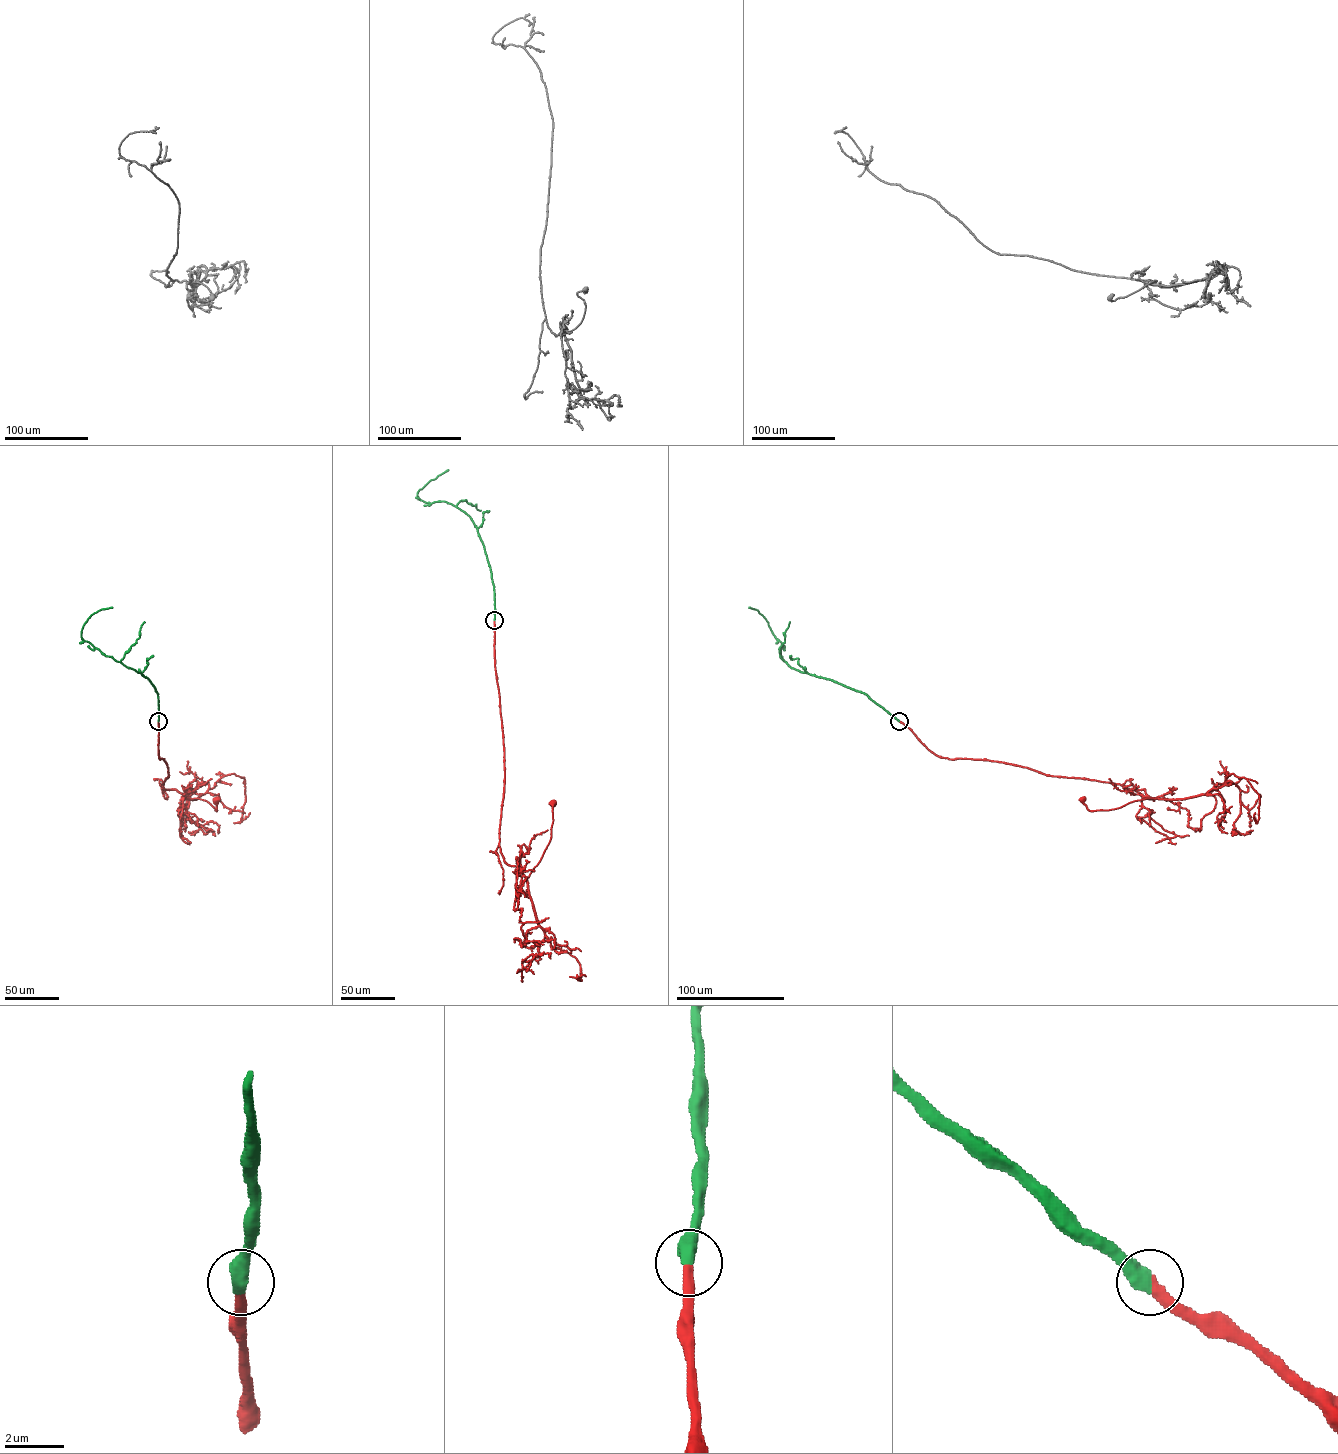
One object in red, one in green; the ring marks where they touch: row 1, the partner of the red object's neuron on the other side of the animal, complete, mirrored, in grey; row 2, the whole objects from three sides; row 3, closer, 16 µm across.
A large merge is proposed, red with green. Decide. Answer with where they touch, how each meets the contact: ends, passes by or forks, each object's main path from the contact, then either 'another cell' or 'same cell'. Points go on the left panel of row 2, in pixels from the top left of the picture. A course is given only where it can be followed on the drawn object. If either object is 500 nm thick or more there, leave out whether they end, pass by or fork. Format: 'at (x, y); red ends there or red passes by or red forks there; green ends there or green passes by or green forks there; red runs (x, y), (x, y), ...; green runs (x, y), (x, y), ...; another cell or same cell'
at (158, 721); red runs (158, 721), (159, 758), (166, 762), (169, 775), (163, 788), (205, 800), (216, 811), (217, 799); green runs (158, 721), (158, 694), (149, 680), (105, 656), (81, 637), (84, 624), (92, 614), (112, 607); same cell

